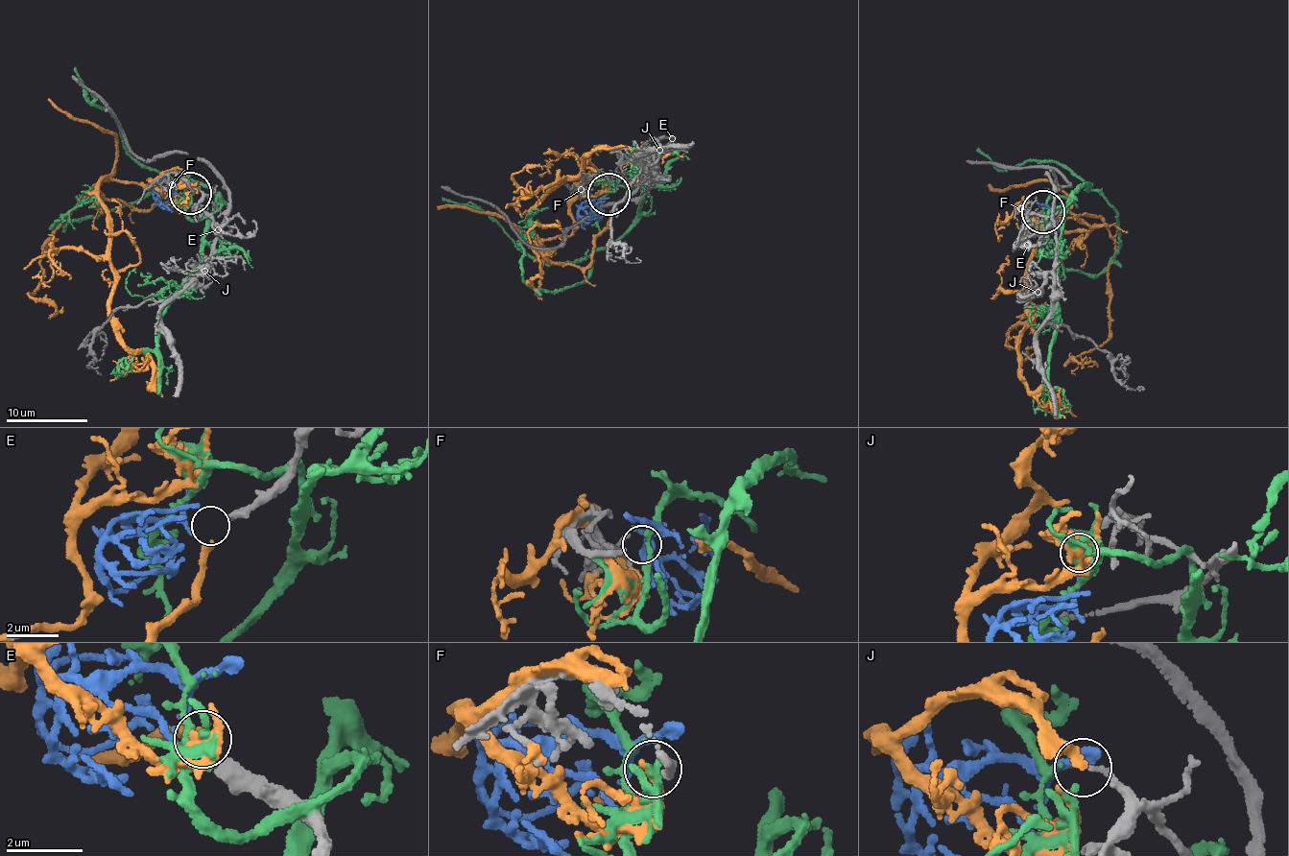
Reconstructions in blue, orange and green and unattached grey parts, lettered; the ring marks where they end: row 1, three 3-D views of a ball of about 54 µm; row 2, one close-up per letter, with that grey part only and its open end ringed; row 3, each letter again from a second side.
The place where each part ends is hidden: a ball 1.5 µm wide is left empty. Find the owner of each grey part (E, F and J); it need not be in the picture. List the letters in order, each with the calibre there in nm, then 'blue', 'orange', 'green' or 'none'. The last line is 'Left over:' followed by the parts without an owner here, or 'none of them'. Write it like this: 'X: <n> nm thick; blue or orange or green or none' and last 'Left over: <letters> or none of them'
E: 360 nm thick; orange
F: 170 nm thick; green
J: 190 nm thick; blue
Left over: none of them

